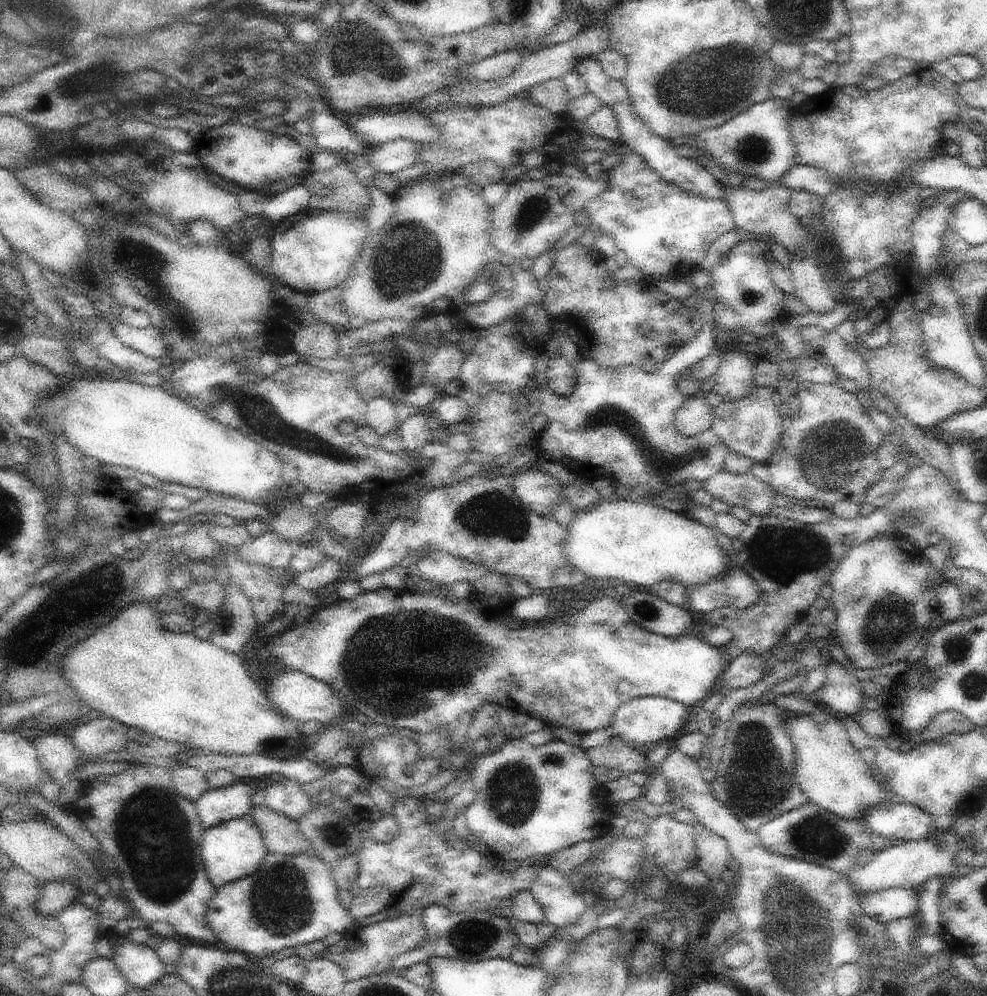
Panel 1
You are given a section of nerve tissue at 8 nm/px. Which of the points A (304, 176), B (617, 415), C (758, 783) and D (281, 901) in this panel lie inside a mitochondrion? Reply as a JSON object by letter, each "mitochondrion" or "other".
{"A":"other","B":"mitochondrion","C":"mitochondrion","D":"mitochondrion"}

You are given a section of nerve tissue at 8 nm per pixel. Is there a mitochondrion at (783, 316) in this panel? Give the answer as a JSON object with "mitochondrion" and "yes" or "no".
{"mitochondrion":"no"}

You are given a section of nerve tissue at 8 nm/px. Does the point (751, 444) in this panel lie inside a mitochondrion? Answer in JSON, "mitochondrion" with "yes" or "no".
{"mitochondrion":"no"}

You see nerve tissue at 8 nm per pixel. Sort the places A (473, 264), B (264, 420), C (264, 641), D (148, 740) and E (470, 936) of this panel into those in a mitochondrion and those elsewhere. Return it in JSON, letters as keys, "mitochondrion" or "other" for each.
{"A":"other","B":"mitochondrion","C":"other","D":"other","E":"mitochondrion"}

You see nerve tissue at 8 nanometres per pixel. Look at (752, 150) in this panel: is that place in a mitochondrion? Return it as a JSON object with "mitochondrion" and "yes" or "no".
{"mitochondrion":"yes"}

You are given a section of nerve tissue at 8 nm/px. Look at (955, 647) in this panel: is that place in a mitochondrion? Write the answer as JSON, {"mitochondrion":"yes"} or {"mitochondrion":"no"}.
{"mitochondrion":"yes"}

